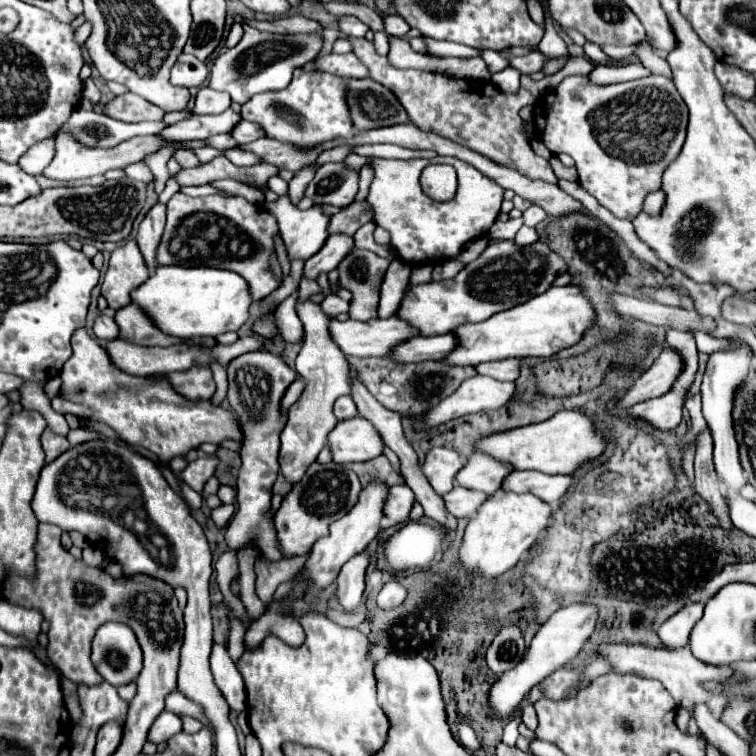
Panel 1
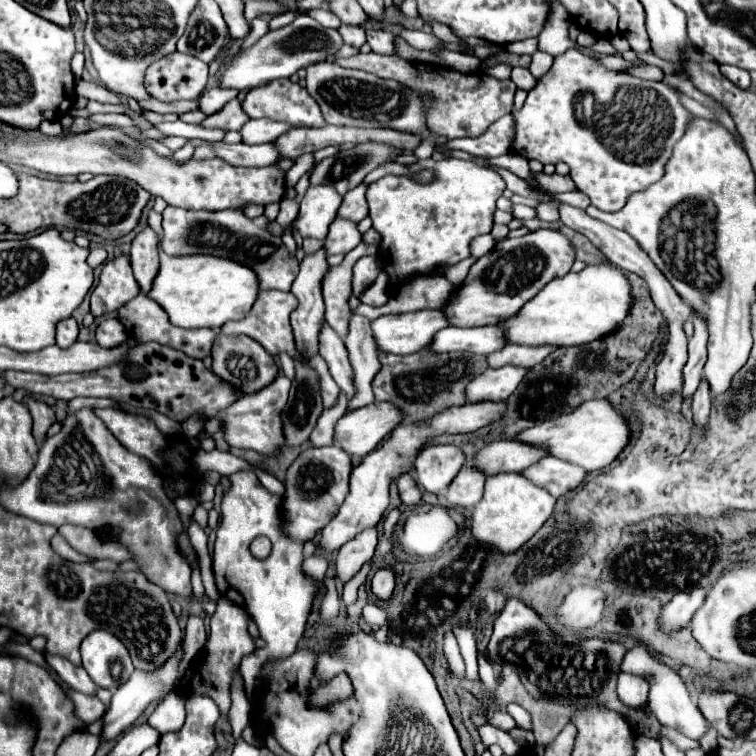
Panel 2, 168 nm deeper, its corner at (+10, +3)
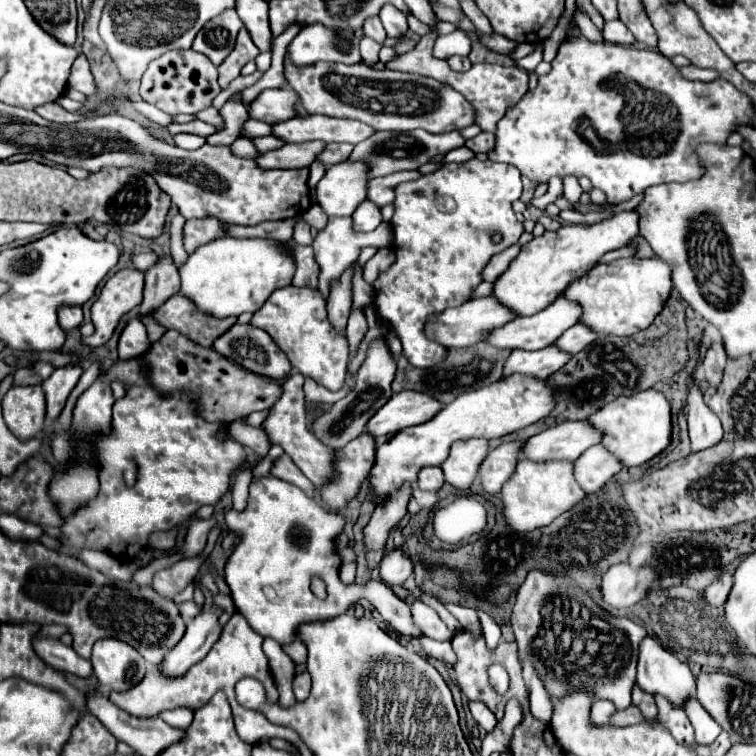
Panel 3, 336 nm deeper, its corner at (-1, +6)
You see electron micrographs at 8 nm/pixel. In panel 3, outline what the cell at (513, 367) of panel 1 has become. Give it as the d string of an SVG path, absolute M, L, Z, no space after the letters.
M573 325L573 329L567 329L561 337L557 337L557 341L553 343L557 349L561 349L563 353L575 355L579 353L583 347L587 347L589 343L593 343L599 335L591 333L585 325Z

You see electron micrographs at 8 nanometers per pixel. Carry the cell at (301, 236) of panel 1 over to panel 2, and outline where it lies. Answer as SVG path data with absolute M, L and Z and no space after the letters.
M310 186L302 198L300 214L296 218L296 226L300 234L306 238L324 240L328 234L328 226L334 222L338 208L342 204L342 196L332 186Z

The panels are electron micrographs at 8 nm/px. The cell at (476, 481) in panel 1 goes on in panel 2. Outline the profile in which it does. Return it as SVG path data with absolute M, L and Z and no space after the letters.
M502 440L482 448L474 462L488 476L494 476L498 472L522 472L524 468L530 468L532 464L542 460L546 454L546 448L540 446L518 440Z

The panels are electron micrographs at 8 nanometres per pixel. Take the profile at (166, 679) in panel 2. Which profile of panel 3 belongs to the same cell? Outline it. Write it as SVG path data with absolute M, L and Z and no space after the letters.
M201 611L193 621L187 623L187 631L183 639L165 655L159 669L167 677L179 677L185 675L191 665L195 665L199 659L203 659L211 645L219 639L221 627L217 623L217 615L209 611Z

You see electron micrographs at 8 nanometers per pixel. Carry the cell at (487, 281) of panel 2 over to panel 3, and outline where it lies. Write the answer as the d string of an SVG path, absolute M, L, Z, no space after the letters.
M621 211L595 225L563 225L557 231L545 231L541 237L533 237L521 247L507 271L497 277L493 283L493 297L515 315L521 313L521 317L541 311L565 291L569 281L583 277L601 255L625 247L631 237L637 237L637 219L635 211Z

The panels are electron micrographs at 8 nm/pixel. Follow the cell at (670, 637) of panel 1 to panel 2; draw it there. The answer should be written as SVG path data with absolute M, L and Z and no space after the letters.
M696 588L690 592L678 592L668 604L664 604L662 618L660 618L660 630L664 632L676 632L690 624L696 610L704 604L706 590Z

